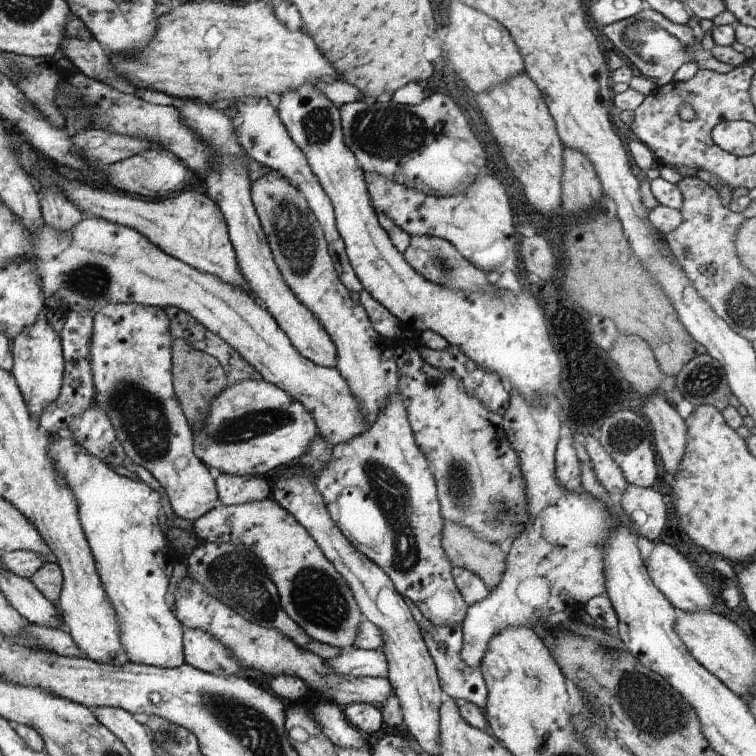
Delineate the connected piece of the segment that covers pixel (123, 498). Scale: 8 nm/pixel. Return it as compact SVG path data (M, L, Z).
M51 436L48 454L53 458L57 476L69 487L78 503L81 527L88 538L97 565L98 576L106 596L116 613L122 648L130 662L162 668L174 668L185 663L184 626L166 604L170 584L169 571L174 560L170 544L158 523L160 494L144 481L136 482L121 476L105 461L89 453L75 439Z

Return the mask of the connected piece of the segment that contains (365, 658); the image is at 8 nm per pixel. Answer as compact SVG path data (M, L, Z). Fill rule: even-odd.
M354 649L326 661L339 675L388 678L386 655L382 649Z

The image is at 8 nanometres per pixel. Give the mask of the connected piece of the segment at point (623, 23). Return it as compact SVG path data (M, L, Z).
M648 7L634 16L605 26L603 31L614 48L622 52L630 60L630 64L640 70L642 76L657 80L657 87L672 82L676 70L685 62L696 62L699 70L708 69L717 73L727 73L733 69L733 66L716 60L710 49L702 47L690 26L676 24L661 12Z

